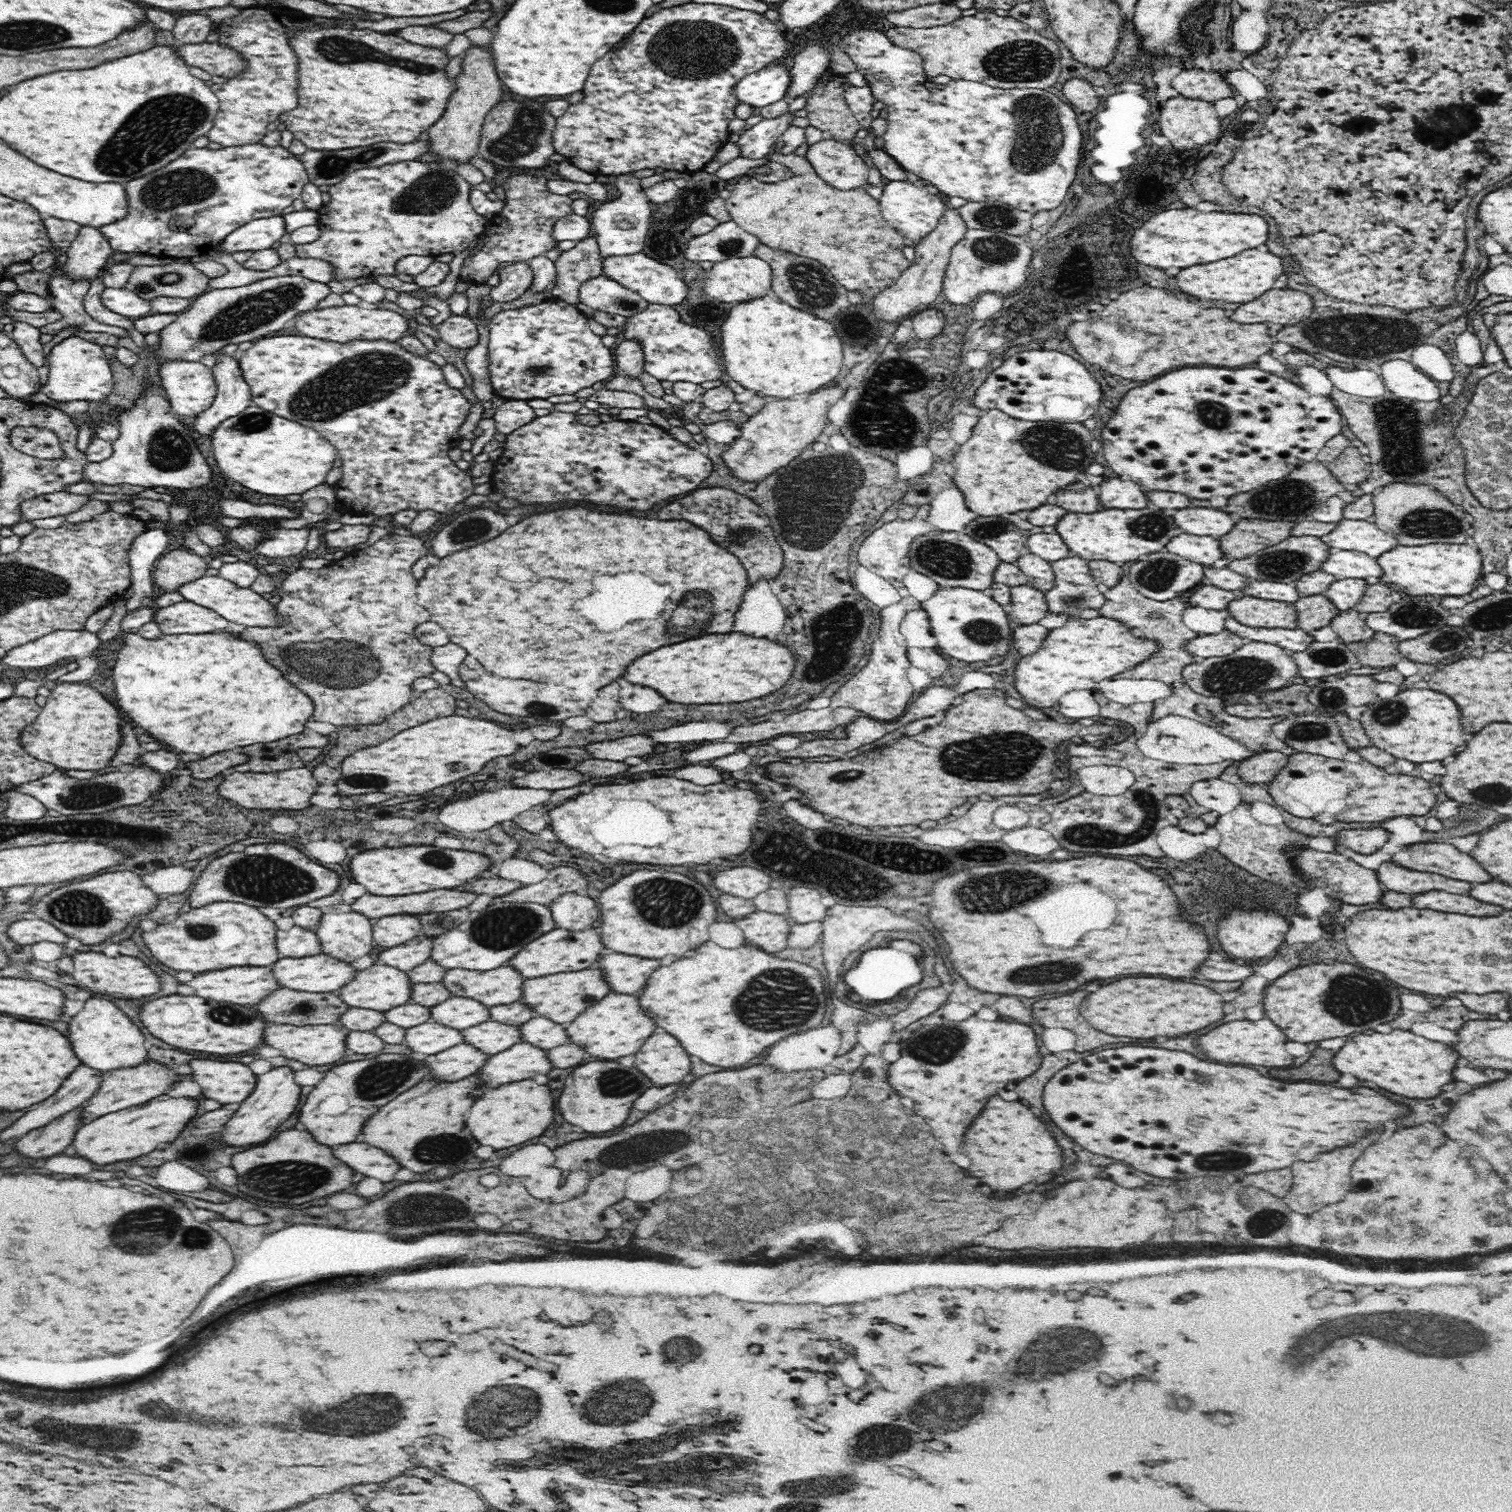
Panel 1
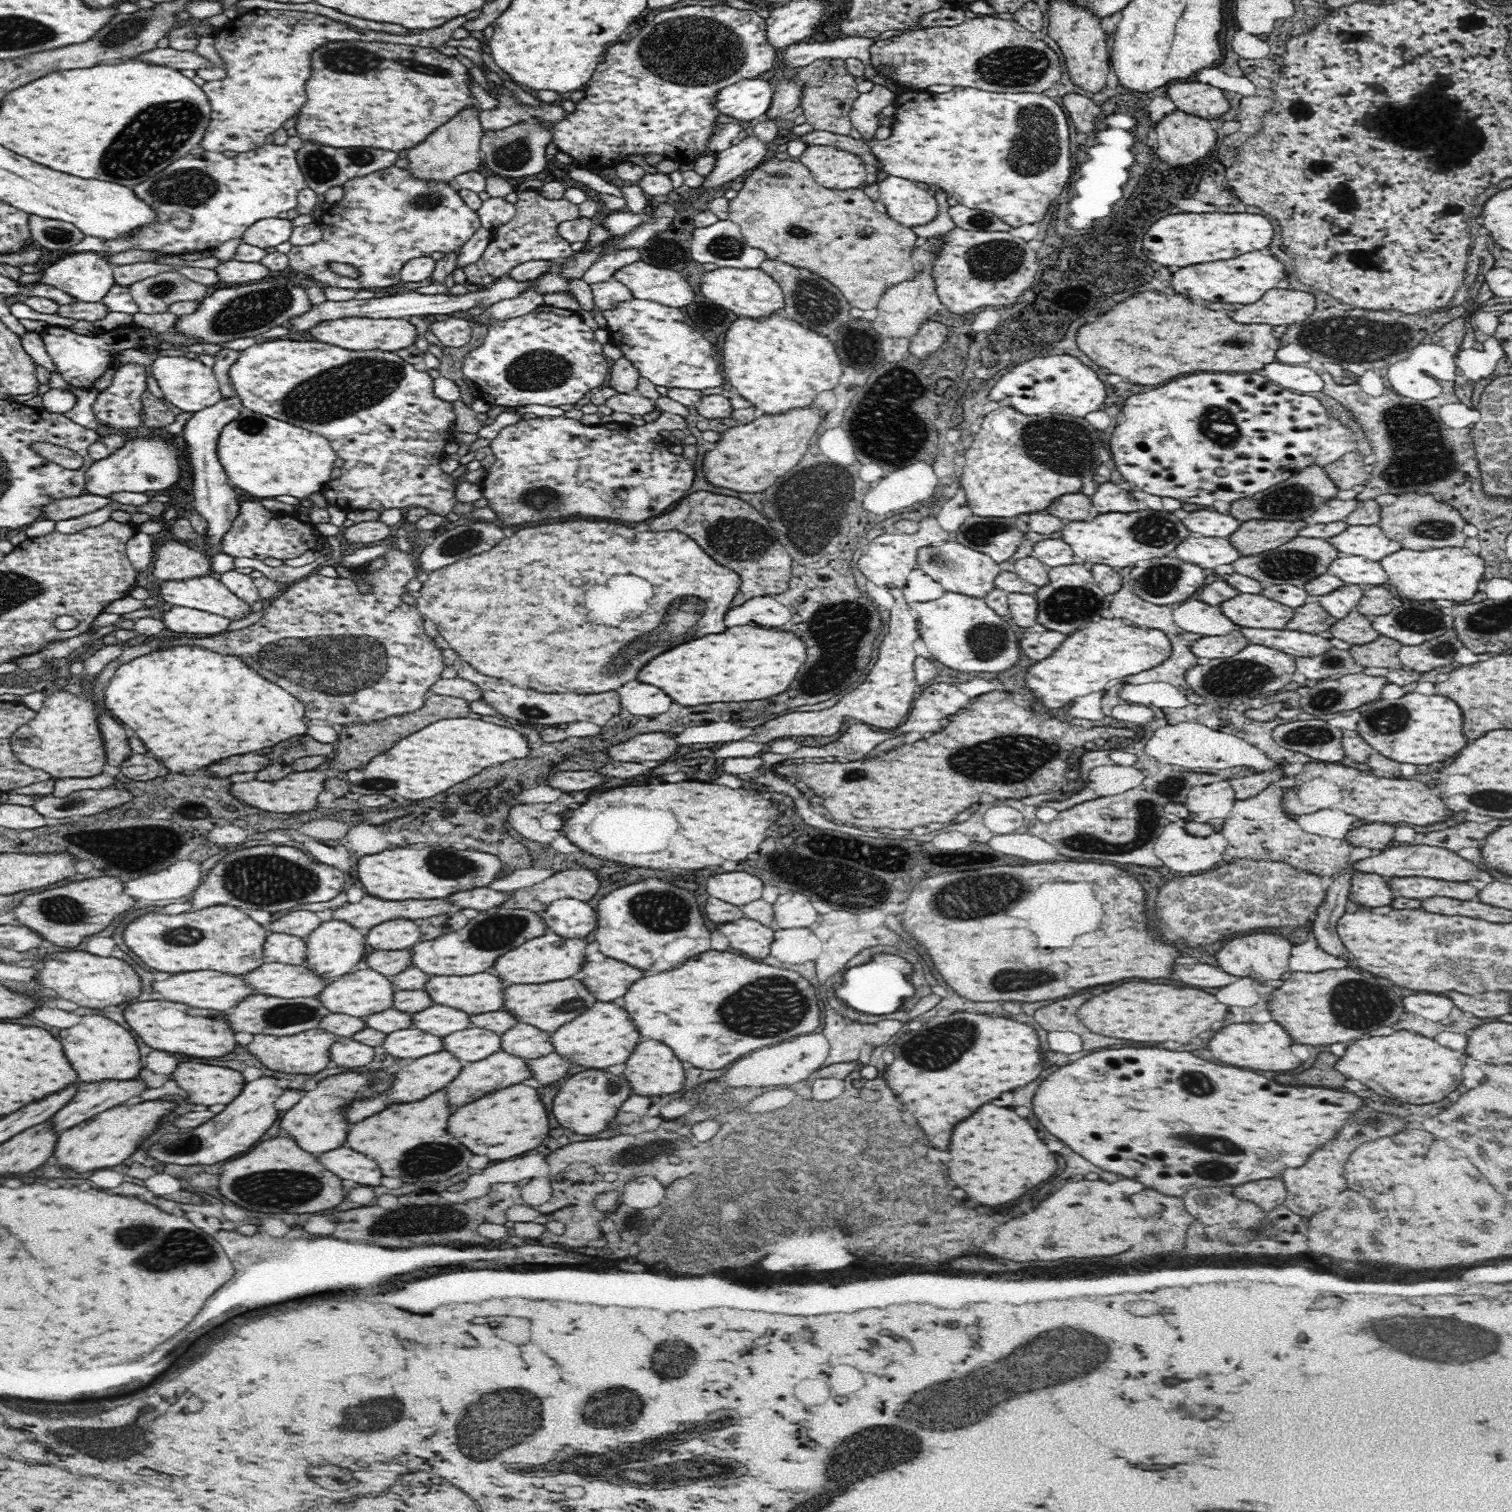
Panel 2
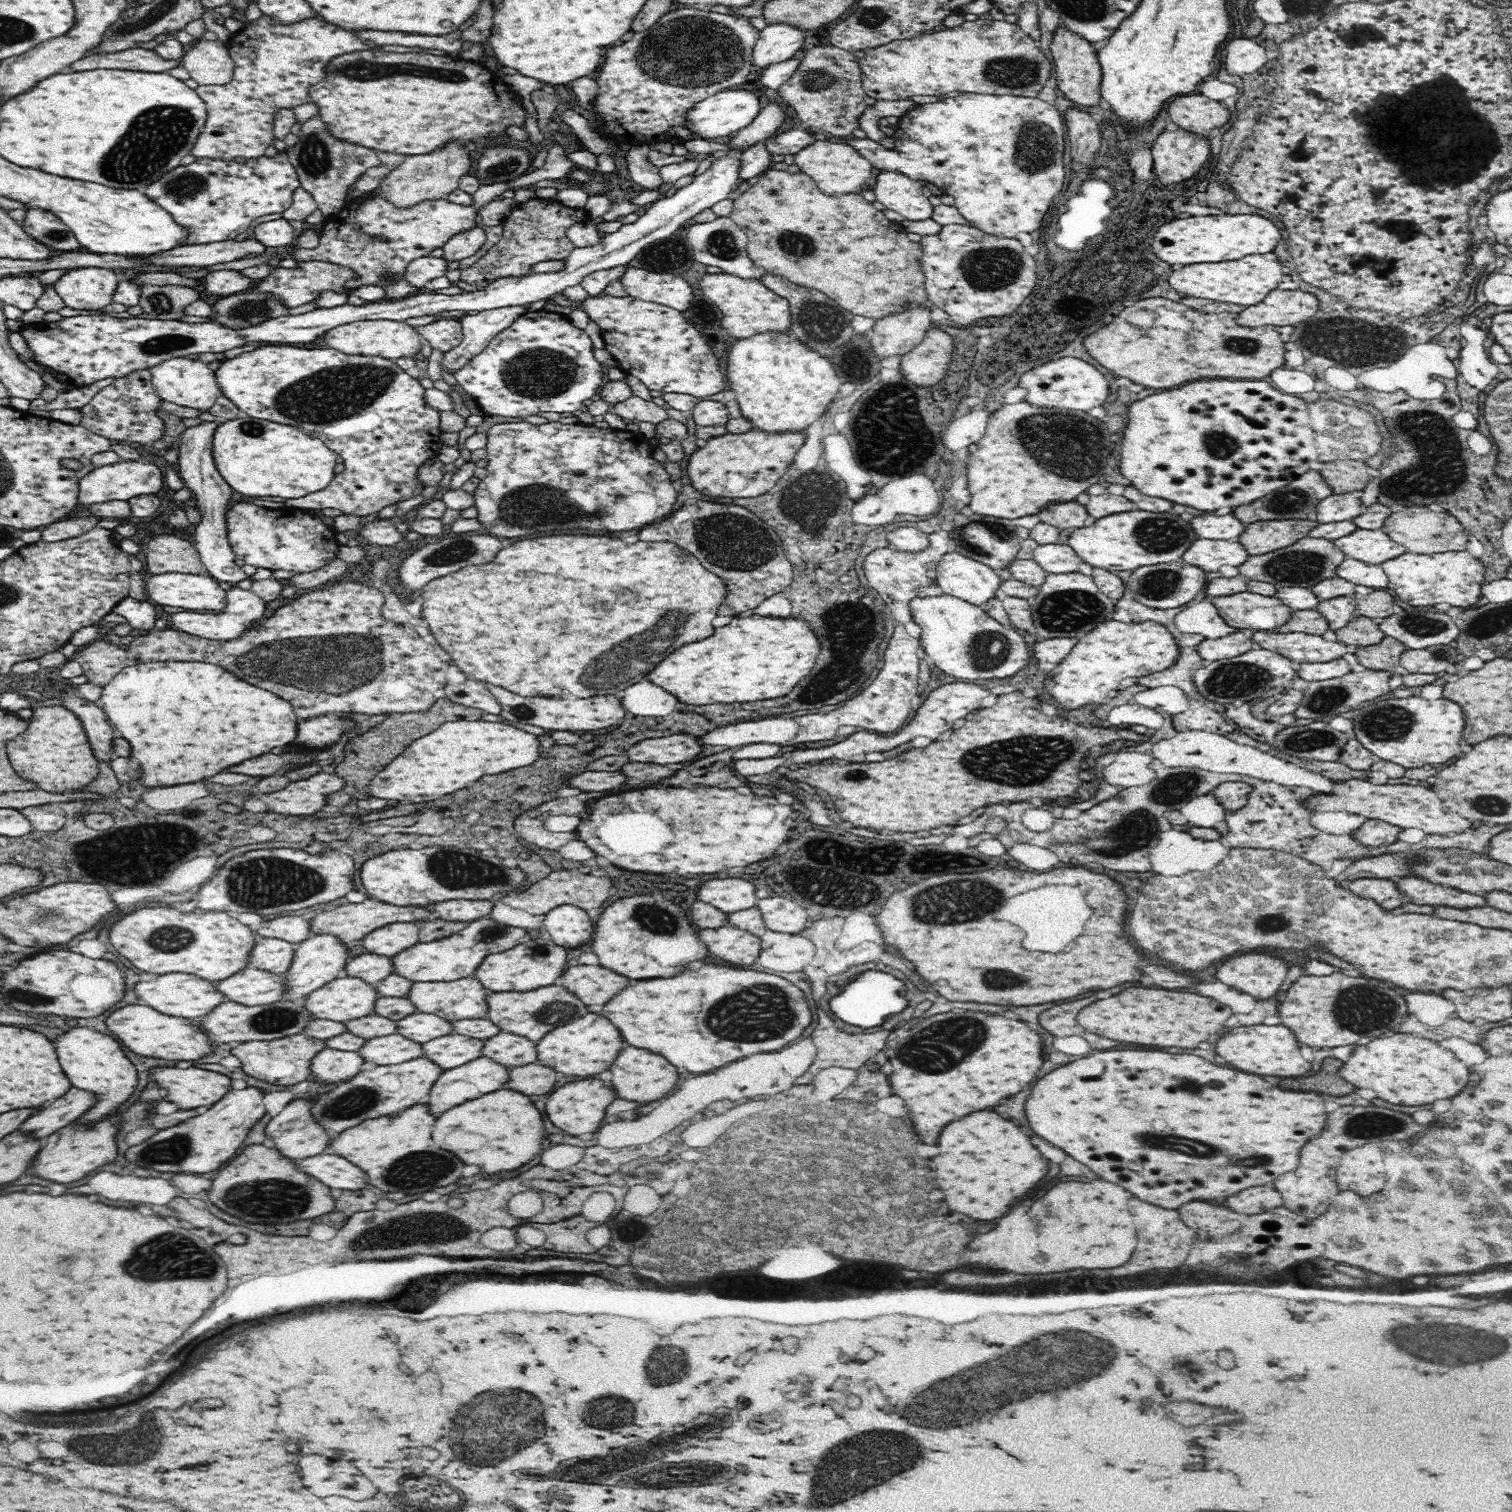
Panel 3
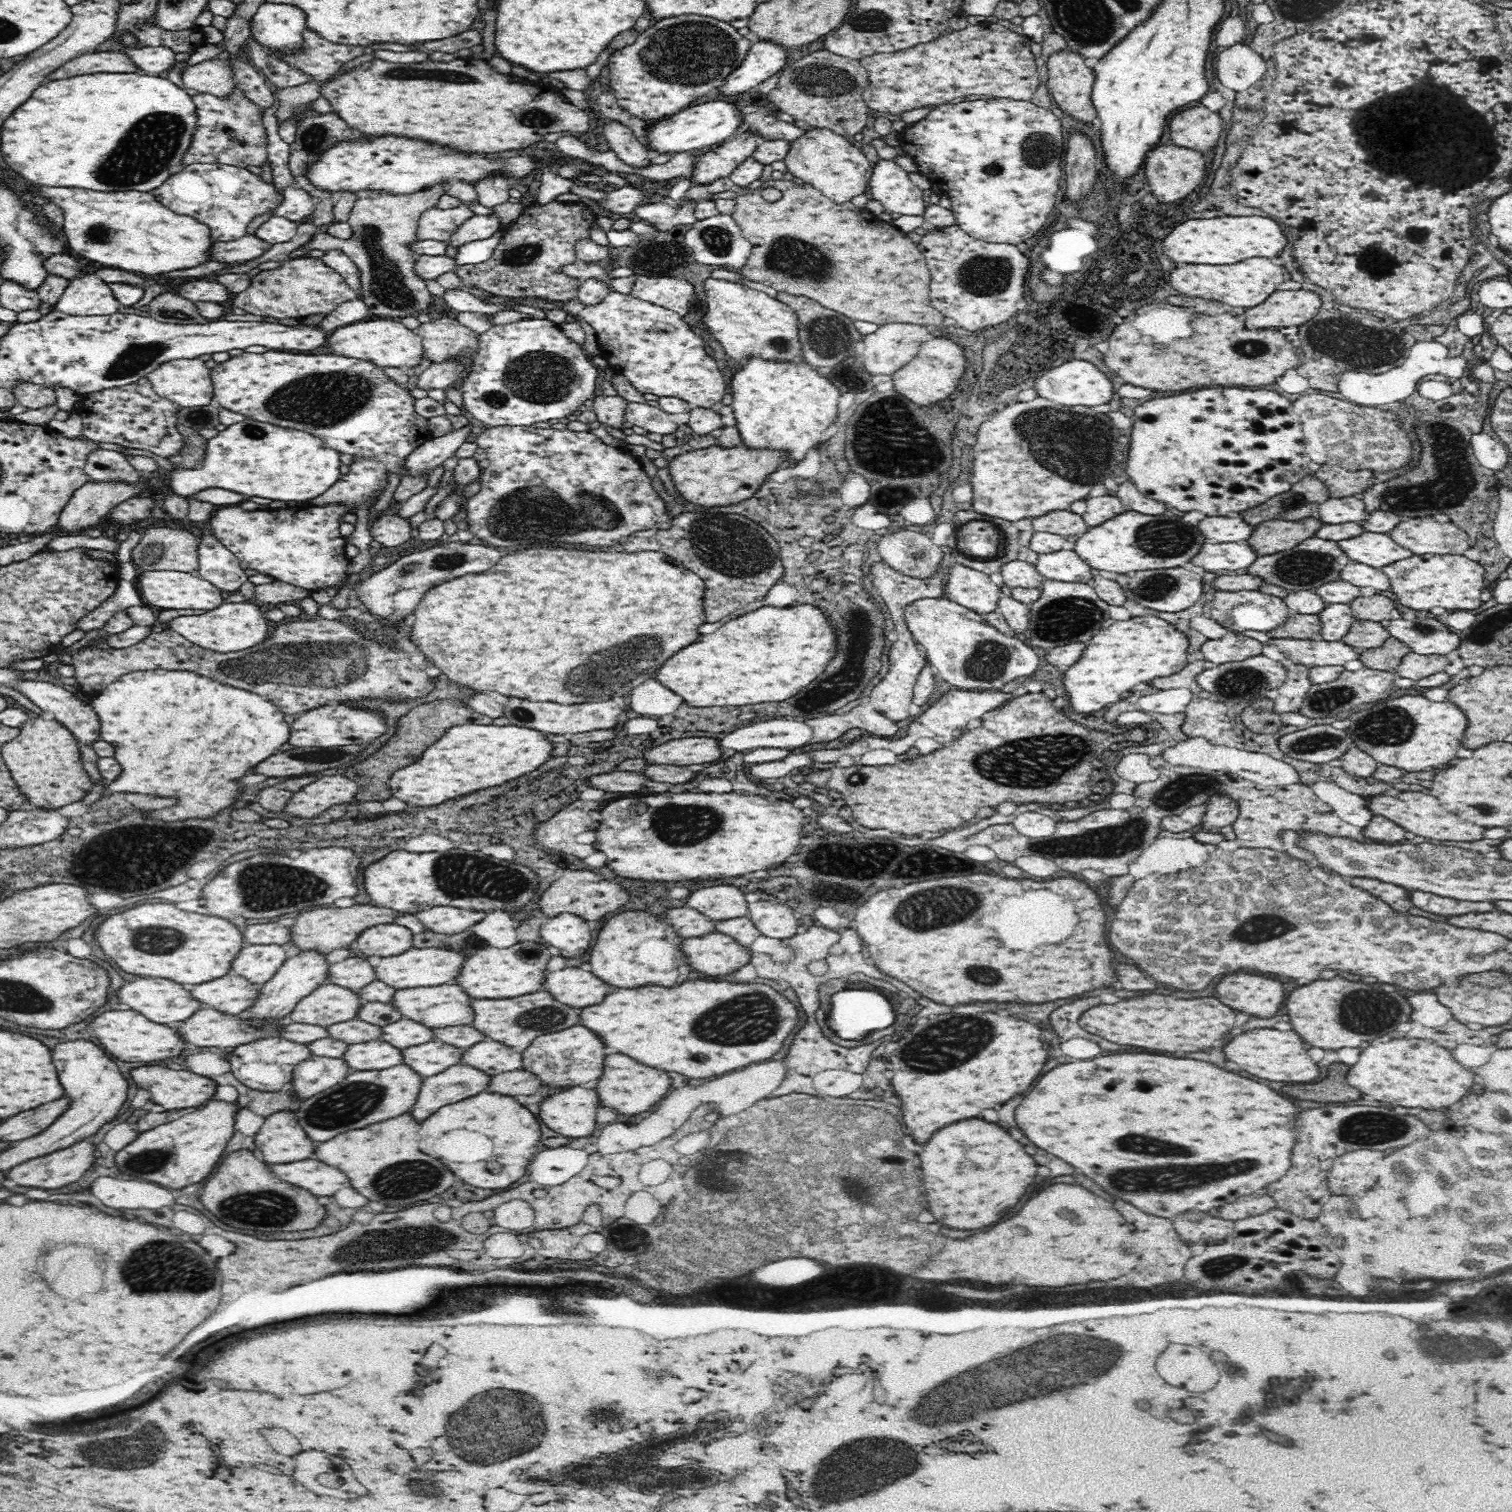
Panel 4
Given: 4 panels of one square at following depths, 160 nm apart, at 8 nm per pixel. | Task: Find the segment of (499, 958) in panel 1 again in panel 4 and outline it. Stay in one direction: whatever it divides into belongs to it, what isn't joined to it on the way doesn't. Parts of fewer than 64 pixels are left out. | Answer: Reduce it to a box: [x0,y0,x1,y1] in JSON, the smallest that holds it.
[373,940,486,990]

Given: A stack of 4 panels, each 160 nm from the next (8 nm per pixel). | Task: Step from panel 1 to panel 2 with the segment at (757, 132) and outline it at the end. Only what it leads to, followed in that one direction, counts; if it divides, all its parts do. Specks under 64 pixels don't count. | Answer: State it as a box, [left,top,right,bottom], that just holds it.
[699,135,768,190]

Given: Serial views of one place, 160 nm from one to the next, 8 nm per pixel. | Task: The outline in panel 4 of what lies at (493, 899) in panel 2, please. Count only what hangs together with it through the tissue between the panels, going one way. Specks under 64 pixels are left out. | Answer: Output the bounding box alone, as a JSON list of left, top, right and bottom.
[416,906,485,934]

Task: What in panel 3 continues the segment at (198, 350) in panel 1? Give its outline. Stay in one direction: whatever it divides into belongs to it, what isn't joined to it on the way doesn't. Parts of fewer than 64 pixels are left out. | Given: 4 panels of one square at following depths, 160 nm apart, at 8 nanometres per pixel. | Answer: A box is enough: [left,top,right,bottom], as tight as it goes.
[212,288,290,328]

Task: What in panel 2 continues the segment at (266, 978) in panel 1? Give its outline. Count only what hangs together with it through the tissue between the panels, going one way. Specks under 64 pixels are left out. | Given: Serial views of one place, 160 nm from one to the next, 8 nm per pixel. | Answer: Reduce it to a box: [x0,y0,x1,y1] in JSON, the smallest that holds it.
[152,970,254,1012]

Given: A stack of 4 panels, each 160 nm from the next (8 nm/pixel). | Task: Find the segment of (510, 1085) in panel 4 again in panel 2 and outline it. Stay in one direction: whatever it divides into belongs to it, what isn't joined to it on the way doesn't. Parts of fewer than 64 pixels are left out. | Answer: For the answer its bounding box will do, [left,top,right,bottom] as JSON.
[526,1052,572,1086]

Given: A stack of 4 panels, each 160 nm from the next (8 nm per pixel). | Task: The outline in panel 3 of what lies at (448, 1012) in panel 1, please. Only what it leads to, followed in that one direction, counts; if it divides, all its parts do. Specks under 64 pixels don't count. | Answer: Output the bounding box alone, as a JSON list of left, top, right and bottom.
[397,1012,453,1044]

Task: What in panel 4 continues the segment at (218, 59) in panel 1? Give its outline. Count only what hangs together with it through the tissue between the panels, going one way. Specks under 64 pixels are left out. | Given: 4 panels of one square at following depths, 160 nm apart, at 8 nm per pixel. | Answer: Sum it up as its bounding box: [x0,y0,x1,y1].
[50,52,138,80]

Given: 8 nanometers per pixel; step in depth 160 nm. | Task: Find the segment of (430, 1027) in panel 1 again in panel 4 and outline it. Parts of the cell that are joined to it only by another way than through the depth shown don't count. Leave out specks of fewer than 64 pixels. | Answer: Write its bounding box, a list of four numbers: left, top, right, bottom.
[343,1039,403,1071]

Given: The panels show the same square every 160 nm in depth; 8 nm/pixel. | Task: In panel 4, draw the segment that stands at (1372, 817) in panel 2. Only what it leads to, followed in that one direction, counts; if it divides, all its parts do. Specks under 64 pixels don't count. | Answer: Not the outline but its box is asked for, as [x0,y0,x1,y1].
[1368,791,1484,842]

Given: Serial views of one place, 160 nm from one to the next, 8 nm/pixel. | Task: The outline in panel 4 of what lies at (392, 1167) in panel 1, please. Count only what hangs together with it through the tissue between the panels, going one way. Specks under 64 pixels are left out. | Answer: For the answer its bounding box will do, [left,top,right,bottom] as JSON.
[271,1160,350,1196]

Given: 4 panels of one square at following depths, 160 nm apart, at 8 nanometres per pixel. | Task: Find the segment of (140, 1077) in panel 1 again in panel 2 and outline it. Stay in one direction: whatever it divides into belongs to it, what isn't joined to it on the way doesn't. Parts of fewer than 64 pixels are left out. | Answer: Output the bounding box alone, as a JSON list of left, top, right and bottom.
[52,1080,146,1130]

